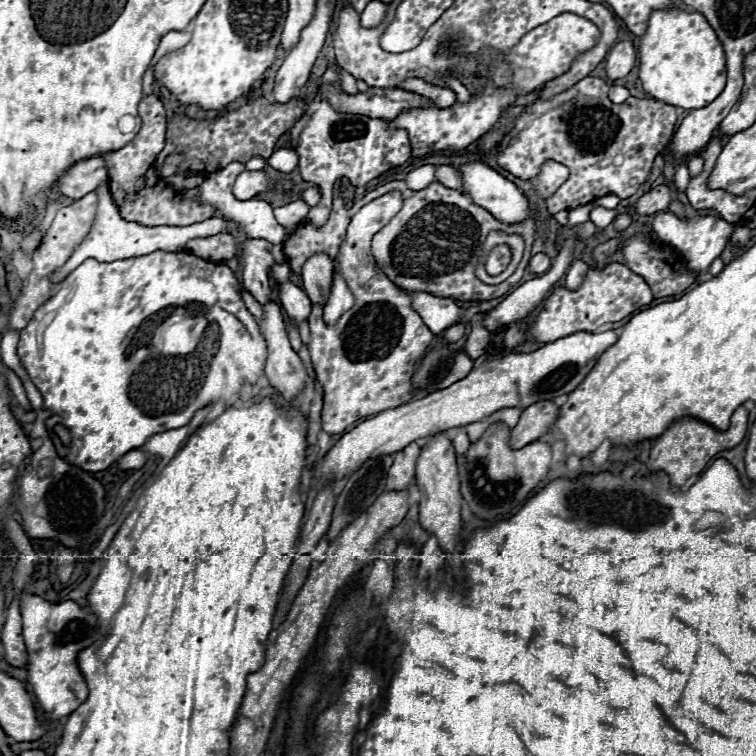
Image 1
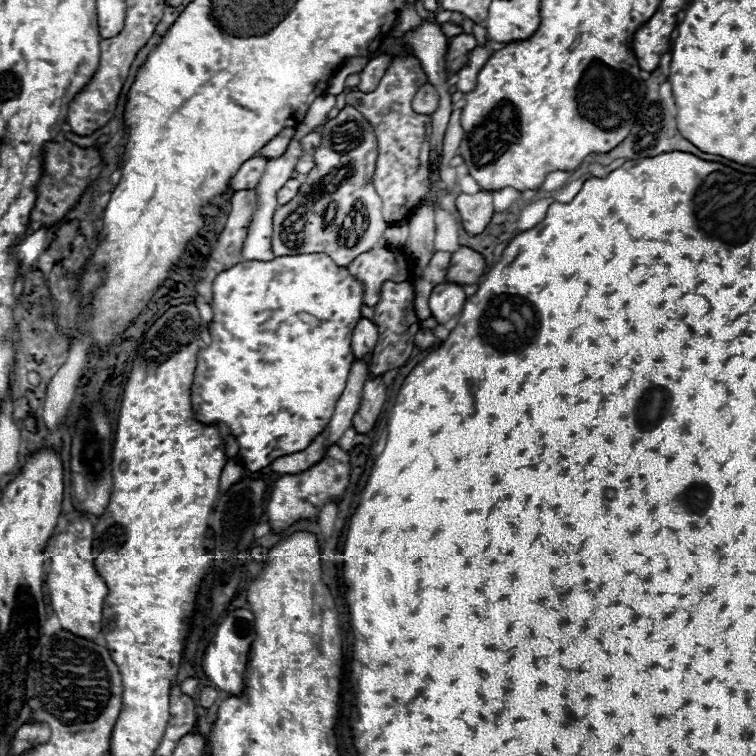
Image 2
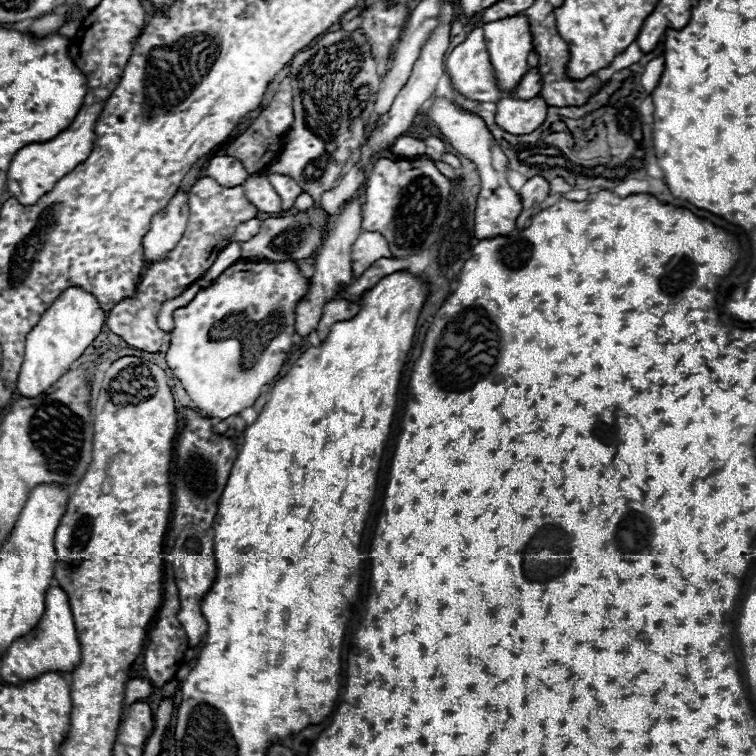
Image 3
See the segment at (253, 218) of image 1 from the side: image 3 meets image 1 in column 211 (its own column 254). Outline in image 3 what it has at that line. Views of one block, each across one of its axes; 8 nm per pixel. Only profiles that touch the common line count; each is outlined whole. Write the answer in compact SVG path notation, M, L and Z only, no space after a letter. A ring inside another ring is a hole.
M252 174L244 184L244 192L246 198L260 210L266 214L276 214L282 210L282 200L276 194L276 190L272 188L272 184L264 178L264 174Z

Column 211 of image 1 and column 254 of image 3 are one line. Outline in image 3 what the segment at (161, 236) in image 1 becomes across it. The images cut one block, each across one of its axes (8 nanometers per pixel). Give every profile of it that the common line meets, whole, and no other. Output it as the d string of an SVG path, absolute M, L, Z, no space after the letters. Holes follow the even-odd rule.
M252 218L252 220L248 220L248 222L244 222L244 224L240 224L236 228L236 232L232 236L232 242L246 242L252 236L256 236L258 230L260 230L260 220L258 218Z

